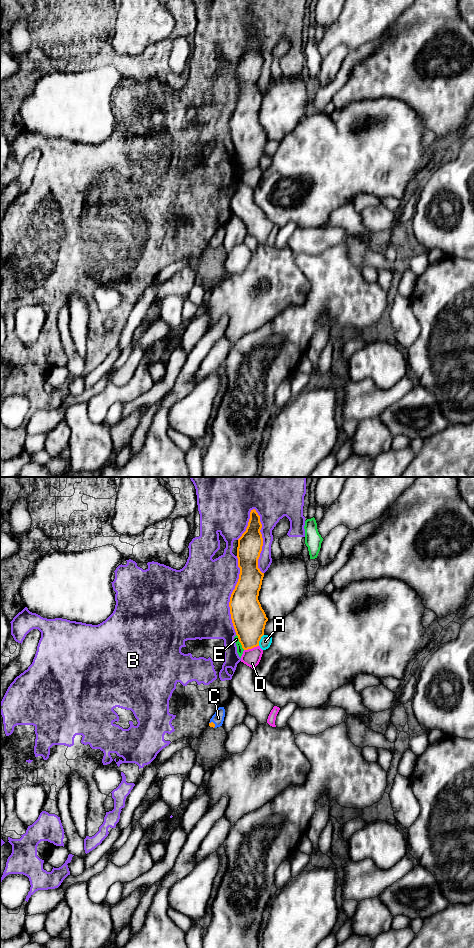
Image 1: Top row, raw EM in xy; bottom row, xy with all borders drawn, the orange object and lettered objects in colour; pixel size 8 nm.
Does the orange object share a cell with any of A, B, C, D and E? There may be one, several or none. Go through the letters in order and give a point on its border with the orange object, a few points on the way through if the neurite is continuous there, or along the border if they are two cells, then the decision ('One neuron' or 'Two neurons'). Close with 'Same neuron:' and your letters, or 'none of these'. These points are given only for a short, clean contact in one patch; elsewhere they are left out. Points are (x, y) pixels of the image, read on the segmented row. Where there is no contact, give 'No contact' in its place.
A: Touches orange at xy (259, 640). Two neurons
B: Touches orange at xy (262, 541). Two neurons
C: Touches orange at xy (213, 723). One neuron
D: Touches orange at xy (251, 648). Boundary: xy (258, 645), (244, 650). Two neurons
E: Touches orange at xy (239, 641). Two neurons
Same neuron: C

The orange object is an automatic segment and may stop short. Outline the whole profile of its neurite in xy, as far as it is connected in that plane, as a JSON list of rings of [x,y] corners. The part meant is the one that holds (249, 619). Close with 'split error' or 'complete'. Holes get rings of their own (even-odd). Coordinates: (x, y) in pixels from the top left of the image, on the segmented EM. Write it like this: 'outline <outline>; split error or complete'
outline [[[255,509],[250,512],[250,519],[246,531],[238,539],[237,558],[240,574],[238,582],[233,590],[229,607],[232,623],[244,650],[259,646],[259,641],[264,635],[264,629],[268,618],[258,600],[264,573],[258,568],[258,559],[262,551],[263,538],[260,532],[262,524],[260,516]]]; complete

